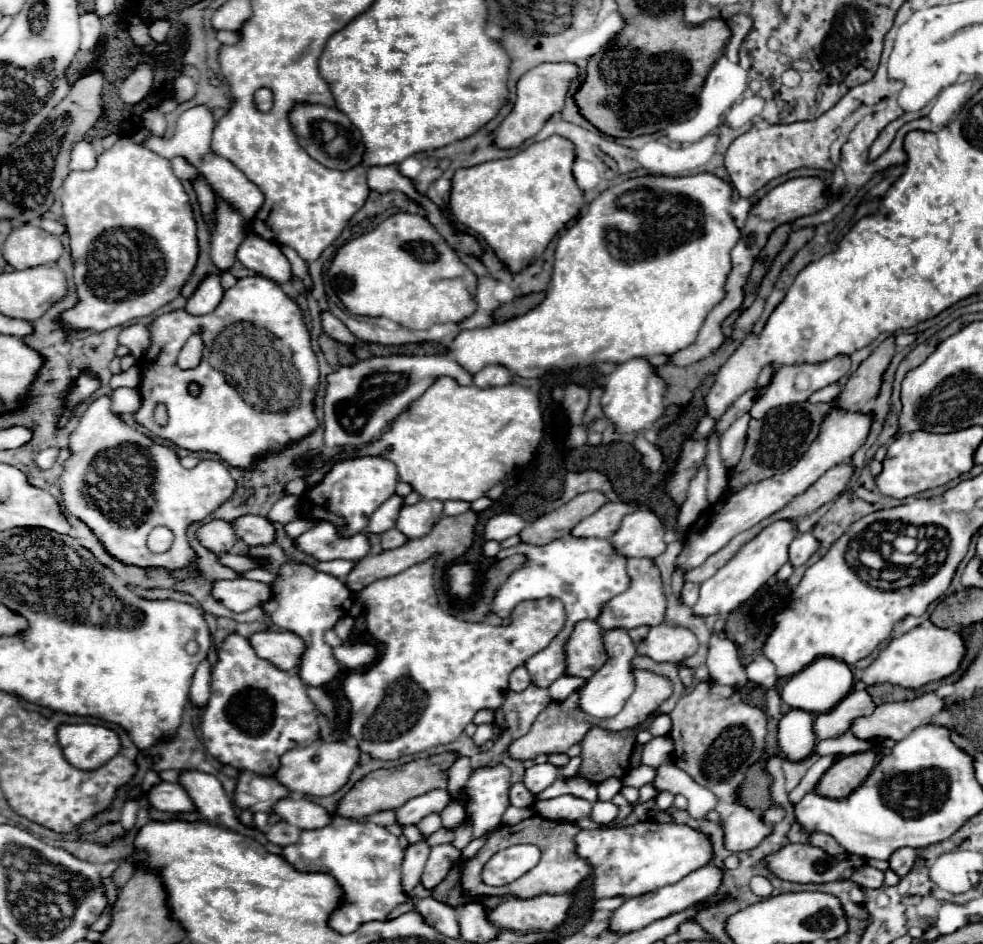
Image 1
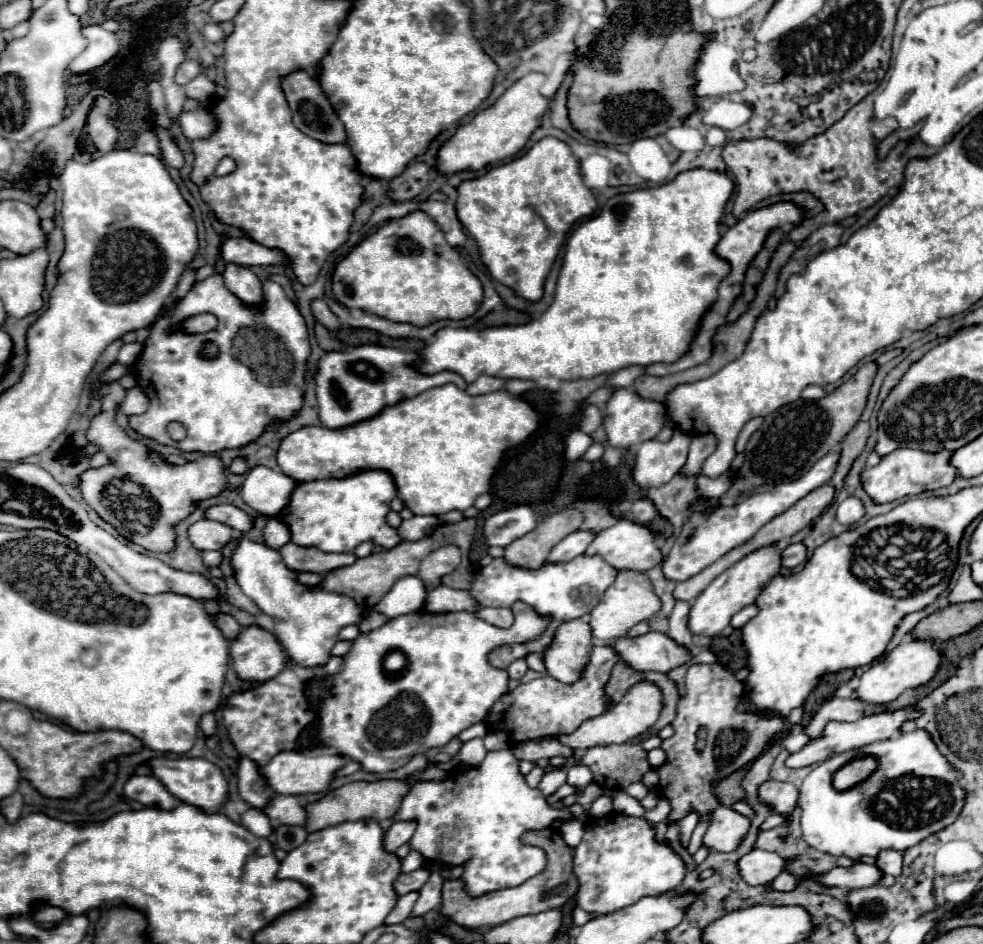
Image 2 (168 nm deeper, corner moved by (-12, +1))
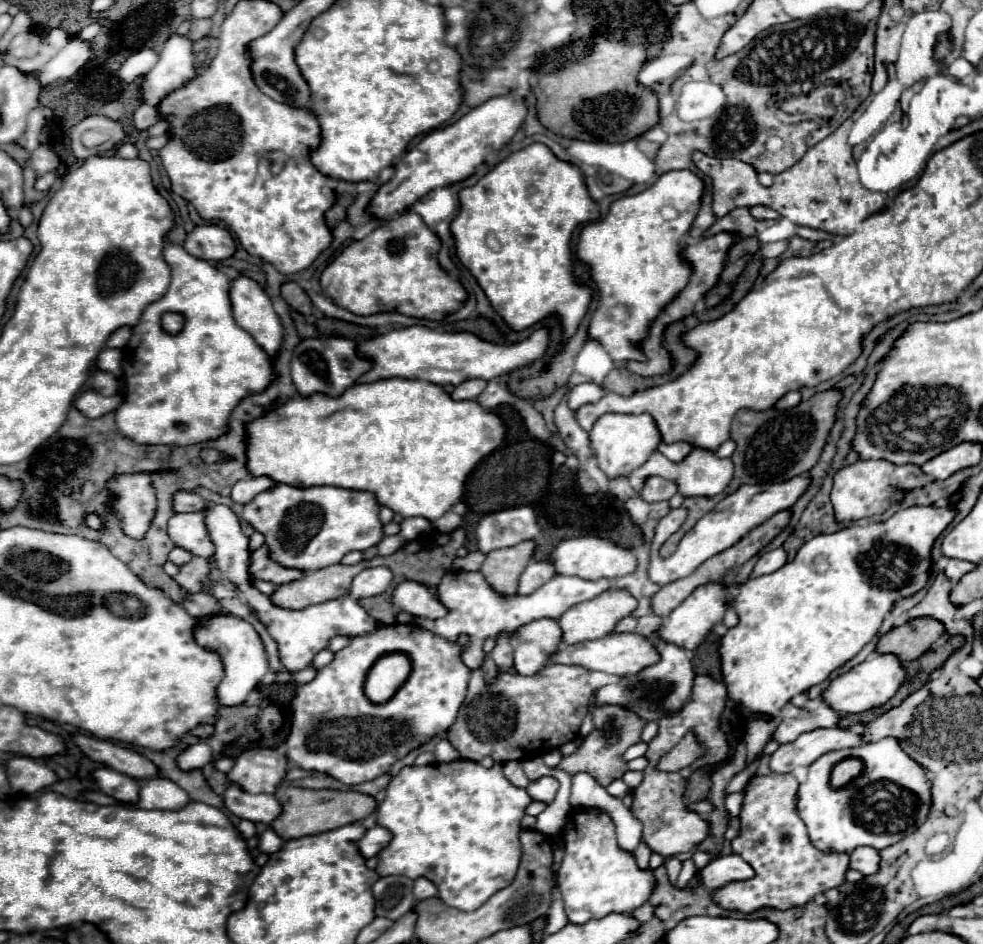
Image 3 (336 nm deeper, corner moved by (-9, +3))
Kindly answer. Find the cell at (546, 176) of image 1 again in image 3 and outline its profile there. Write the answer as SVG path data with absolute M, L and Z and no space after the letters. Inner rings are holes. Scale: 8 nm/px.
M533 143L521 151L511 153L477 185L459 193L459 213L451 221L451 233L455 237L459 261L477 279L493 311L513 331L529 329L535 323L557 315L561 321L563 341L569 341L579 329L595 295L593 289L587 283L579 283L573 273L571 239L579 225L597 219L599 207L587 191L581 169L577 165L559 161L545 145Z

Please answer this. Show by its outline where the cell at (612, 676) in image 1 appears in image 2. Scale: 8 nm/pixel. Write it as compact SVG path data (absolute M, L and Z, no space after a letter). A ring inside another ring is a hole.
M612 643L598 645L592 649L592 657L588 663L588 669L580 677L578 683L566 685L552 677L542 677L530 683L522 683L518 689L504 695L486 715L486 723L494 731L508 733L510 741L526 741L526 739L538 739L538 737L552 737L560 733L572 733L584 723L586 719L598 717L606 711L610 705L610 699L606 695L606 685L612 673L612 667L620 661L618 651Z

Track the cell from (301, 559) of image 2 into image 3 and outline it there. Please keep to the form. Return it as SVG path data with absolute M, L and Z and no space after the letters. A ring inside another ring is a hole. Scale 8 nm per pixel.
M263 545L255 553L251 553L249 577L253 581L271 581L275 585L283 585L283 583L291 583L291 581L301 579L301 571L289 571L285 567L277 567L277 563L273 563L269 559L265 545Z

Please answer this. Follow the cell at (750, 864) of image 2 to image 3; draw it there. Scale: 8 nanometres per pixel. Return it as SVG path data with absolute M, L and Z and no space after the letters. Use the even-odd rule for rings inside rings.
M723 855L697 871L701 885L709 891L715 891L737 879L749 879L749 875L753 875L753 869L739 855Z

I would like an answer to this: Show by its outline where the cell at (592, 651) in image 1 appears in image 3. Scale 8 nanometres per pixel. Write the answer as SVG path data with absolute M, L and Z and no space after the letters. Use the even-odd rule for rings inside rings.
M537 619L519 627L515 639L513 669L519 675L535 675L549 663L549 655L561 645L561 631L557 631L557 621Z

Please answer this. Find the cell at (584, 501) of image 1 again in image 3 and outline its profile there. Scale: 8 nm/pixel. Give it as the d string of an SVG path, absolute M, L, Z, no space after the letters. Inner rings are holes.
M533 541L519 543L517 547L507 547L507 549L497 549L487 553L479 573L485 577L491 589L501 593L503 597L511 597L517 589L517 581L531 561L535 551Z

